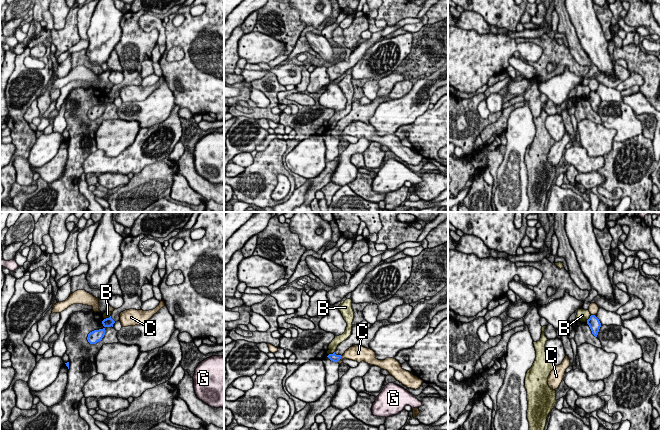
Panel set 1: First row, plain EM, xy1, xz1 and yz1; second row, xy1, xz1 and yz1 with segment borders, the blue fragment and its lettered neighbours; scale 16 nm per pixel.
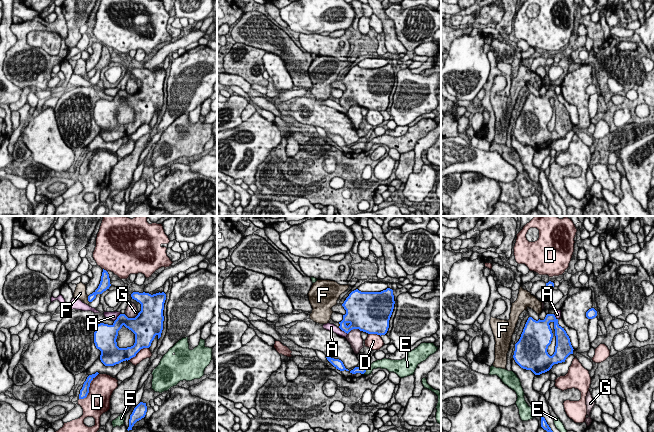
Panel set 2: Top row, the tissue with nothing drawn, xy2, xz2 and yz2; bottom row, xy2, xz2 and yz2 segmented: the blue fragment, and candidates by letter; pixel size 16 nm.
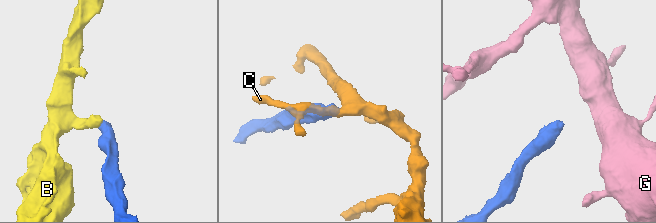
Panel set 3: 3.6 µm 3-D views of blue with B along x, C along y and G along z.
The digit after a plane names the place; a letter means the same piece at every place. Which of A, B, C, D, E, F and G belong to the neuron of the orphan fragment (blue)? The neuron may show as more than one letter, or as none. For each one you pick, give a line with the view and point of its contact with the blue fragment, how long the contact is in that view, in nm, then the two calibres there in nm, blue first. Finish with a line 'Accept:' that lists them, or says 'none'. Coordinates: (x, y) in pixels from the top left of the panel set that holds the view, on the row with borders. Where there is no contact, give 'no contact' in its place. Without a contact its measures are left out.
Accept: none

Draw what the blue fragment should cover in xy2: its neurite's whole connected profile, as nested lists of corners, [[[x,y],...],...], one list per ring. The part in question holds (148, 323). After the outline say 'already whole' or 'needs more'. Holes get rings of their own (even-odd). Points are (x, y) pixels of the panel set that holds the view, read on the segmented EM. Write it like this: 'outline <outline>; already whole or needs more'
outline [[[133,292],[132,299],[141,304],[141,311],[135,318],[120,314],[112,325],[100,323],[94,332],[94,343],[101,351],[100,360],[105,366],[114,366],[135,357],[143,348],[149,348],[155,336],[161,337],[163,330],[163,310],[166,294]],[[125,326],[135,334],[135,343],[131,347],[117,346],[118,331]]]; already whole

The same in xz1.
outline [[[378,321],[372,324],[370,328],[366,329],[361,329],[360,324],[353,325],[351,335],[338,345],[333,354],[329,354],[327,357],[333,362],[338,362],[345,351],[352,346],[361,345],[369,349],[369,343],[381,326],[383,326],[383,323]]]; needs more

